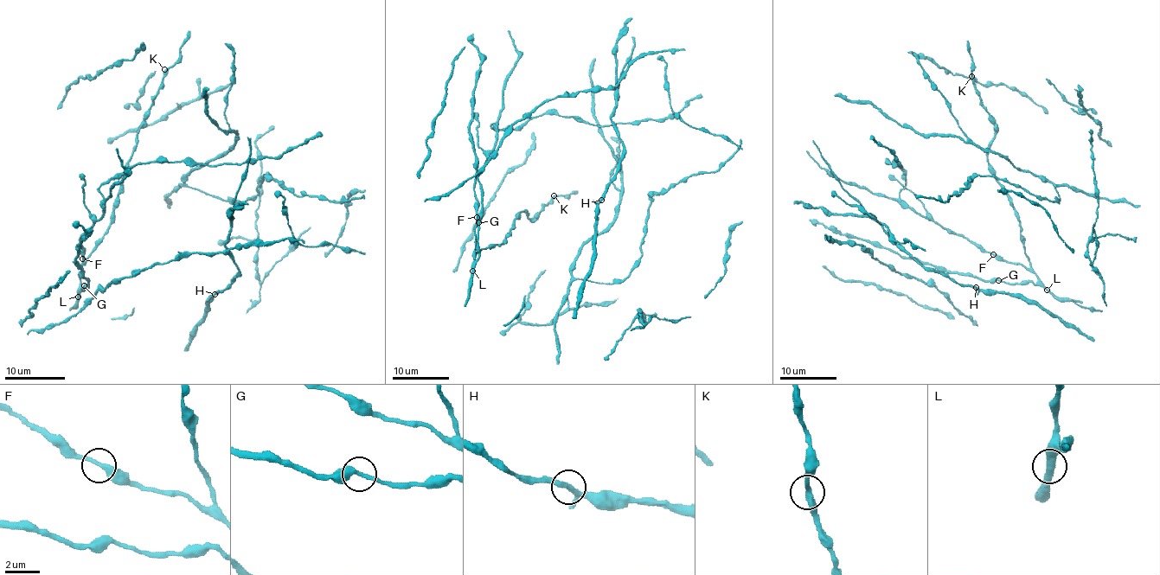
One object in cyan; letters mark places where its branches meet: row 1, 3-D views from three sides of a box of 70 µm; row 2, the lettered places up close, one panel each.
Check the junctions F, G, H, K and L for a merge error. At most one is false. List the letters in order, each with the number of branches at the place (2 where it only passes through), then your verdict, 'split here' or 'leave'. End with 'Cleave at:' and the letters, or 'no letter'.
F: 2 | leave
G: 2 | leave
H: 2 | leave
K: 2 | leave
L: 2 | leave
Cleave at: no letter

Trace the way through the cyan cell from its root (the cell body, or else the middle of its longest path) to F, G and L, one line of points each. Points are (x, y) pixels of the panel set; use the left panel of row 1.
F: (102, 194), (102, 216), (80, 239), (82, 258)
G: (102, 194), (102, 216), (80, 239), (82, 248), (82, 290), (84, 285)
L: (102, 194), (102, 216), (80, 239), (82, 263), (81, 291), (78, 297)

